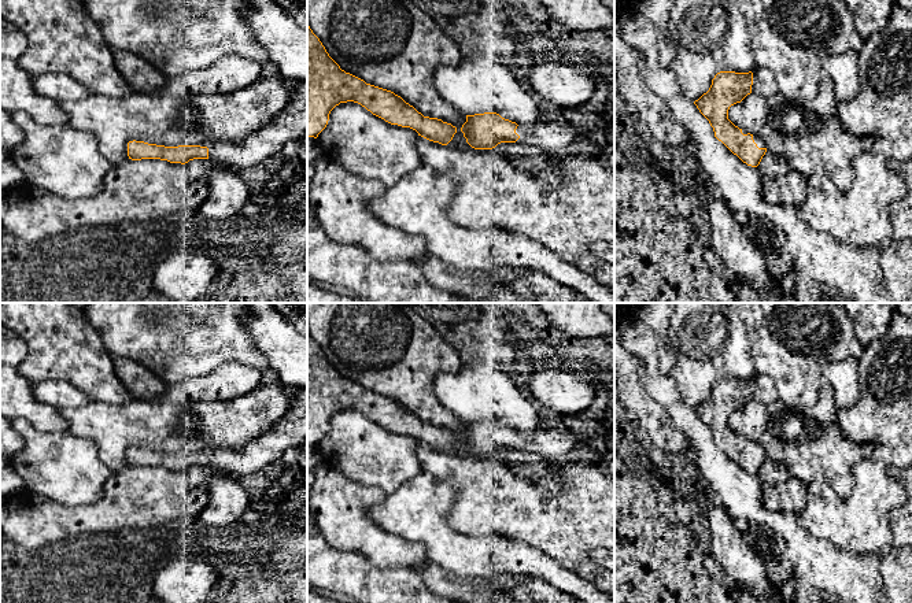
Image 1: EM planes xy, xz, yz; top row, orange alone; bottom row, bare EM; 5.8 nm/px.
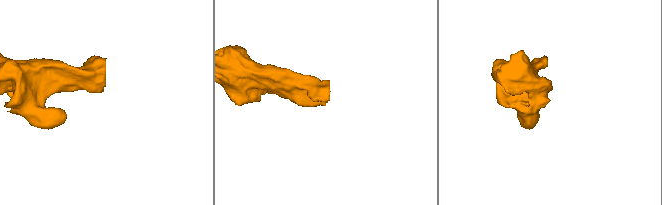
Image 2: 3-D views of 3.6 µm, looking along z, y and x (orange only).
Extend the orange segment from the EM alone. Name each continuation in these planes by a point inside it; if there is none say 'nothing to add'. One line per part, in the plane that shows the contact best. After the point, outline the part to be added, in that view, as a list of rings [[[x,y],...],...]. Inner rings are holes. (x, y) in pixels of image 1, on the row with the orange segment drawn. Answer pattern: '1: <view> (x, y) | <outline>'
1: xy (291, 124) | [[[307,81],[291,82],[291,99],[270,123],[256,130],[243,141],[204,141],[200,147],[208,148],[208,159],[224,164],[228,170],[239,173],[259,164],[274,153],[287,151],[291,144],[307,133]]]

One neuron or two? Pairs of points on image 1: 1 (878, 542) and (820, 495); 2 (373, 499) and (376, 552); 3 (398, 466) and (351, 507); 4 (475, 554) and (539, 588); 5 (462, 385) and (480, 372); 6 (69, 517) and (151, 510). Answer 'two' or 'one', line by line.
1: one
2: one
3: two
4: two
5: one
6: one

